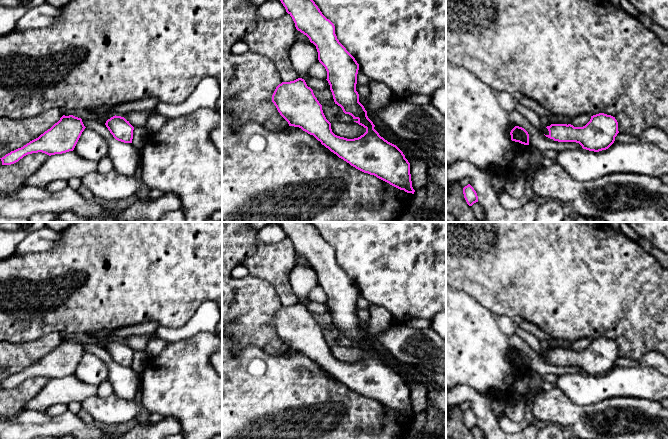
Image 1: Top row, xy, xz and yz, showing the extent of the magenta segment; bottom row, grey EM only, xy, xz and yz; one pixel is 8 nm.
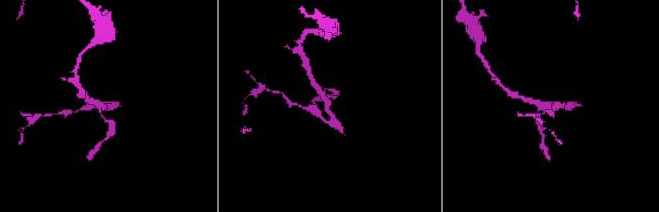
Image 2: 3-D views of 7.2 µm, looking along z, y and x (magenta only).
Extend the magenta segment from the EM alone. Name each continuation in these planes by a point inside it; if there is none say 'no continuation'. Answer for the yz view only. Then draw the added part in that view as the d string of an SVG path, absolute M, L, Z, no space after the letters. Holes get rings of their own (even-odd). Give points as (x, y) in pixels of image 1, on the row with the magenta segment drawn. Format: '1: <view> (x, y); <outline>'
no continuation

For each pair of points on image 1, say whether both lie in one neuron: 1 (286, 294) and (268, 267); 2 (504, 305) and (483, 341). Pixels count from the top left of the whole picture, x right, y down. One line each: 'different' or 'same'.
1: same
2: different

